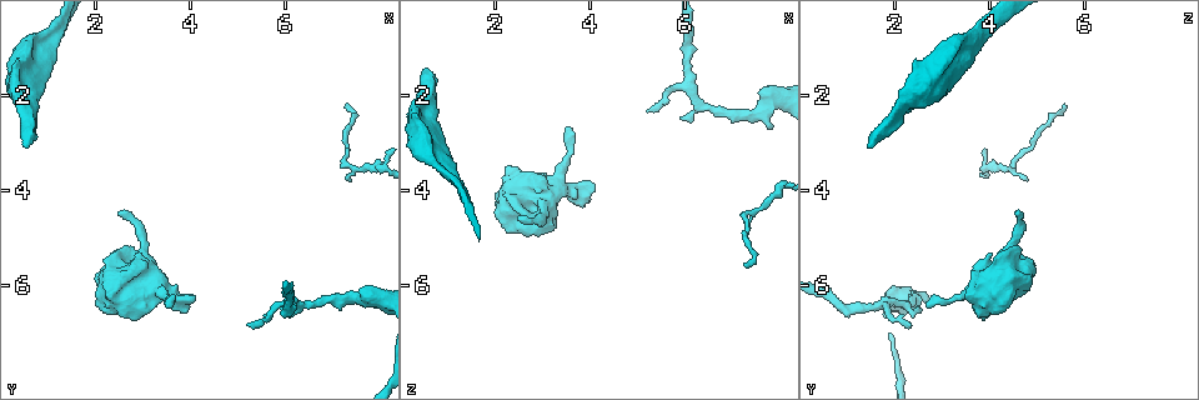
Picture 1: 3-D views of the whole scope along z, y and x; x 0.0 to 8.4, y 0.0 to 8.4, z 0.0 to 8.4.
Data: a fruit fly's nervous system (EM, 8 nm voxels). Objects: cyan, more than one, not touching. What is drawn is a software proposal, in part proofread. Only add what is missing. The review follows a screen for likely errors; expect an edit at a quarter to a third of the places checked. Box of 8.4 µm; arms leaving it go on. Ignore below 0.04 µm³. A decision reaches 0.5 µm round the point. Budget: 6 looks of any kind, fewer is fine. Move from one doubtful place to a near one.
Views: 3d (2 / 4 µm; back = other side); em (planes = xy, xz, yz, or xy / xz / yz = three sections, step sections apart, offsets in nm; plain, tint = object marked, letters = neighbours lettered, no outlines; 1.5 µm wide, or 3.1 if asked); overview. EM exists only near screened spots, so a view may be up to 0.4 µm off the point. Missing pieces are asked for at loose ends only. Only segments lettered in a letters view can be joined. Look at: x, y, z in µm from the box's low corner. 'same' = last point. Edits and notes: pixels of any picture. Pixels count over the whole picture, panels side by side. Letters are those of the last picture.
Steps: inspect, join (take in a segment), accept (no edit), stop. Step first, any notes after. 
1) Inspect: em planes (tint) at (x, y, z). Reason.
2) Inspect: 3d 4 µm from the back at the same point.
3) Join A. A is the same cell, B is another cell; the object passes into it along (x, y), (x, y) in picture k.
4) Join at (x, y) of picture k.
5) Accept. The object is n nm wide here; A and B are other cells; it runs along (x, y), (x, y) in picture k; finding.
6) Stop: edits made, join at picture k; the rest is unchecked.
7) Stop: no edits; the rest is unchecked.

Inspect: em planes (tint) at (5.15, 6.85, 2.35). Thin end.

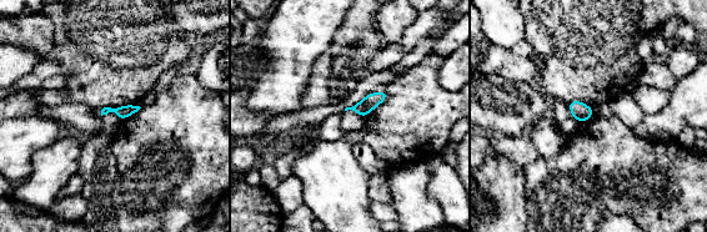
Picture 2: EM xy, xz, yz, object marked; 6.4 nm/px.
Inspect: em planes (letters) at the same point.

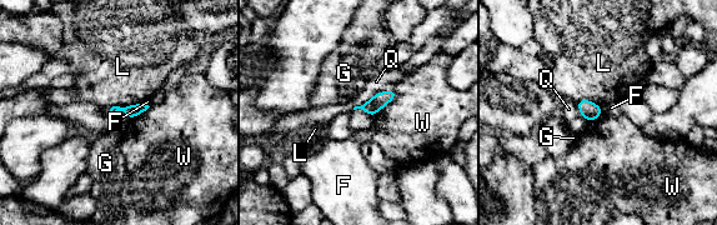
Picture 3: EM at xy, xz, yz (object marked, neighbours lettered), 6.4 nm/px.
Accept. F, G, L, Q and W are other cells; none of them fits.

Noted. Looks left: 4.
Inspect: 3d 4 µm at (3.60, 6.45, 2.70).

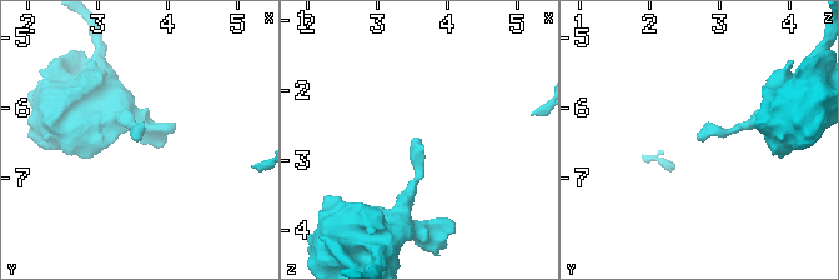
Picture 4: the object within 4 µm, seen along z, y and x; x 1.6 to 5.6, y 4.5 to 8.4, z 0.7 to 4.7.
Inspect: em planes (letters) at (3.50, 6.45, 2.70). Shape alone is not enough.

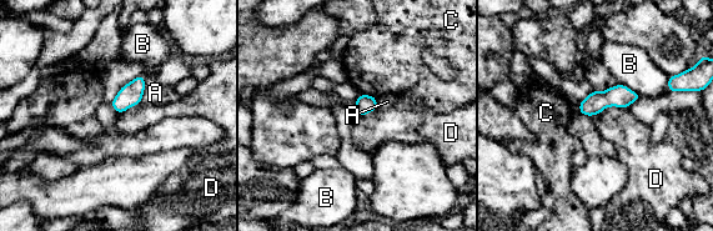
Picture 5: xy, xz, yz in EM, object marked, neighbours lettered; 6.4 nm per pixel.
Accept. A, B, C and D are other cells; a border runs along (361, 93), (376, 98) in picture 5; no lettered segment goes on from it.

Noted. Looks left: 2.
Inspect: em planes (letters) at (0.60, 3.05, 1.45). Branch stops here.

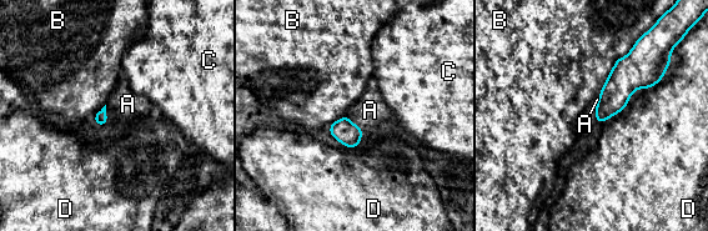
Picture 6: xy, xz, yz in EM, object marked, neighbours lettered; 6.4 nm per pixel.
Join A. A is the same cell, B, C and D are other cells; the object passes into it along (344, 130), (355, 124), (370, 110) in picture 6; it goes on there.

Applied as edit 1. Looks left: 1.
Stop: edits made, join at picture 6; the rest is unchecked.

